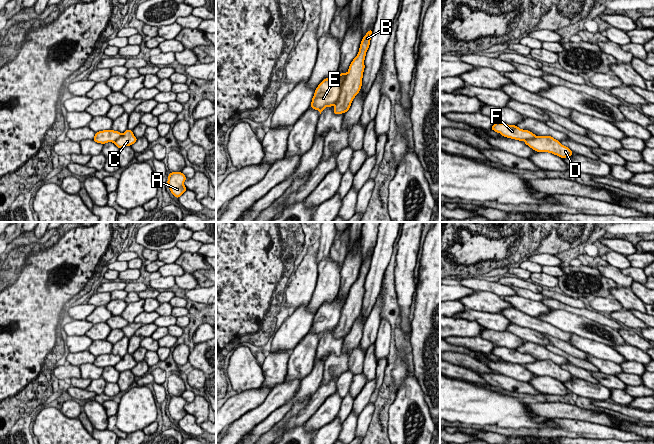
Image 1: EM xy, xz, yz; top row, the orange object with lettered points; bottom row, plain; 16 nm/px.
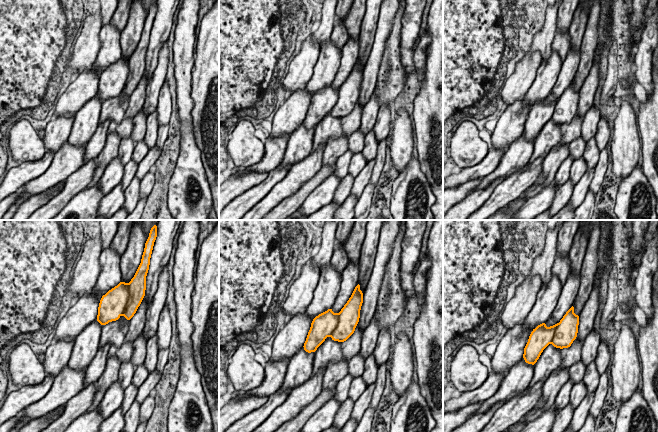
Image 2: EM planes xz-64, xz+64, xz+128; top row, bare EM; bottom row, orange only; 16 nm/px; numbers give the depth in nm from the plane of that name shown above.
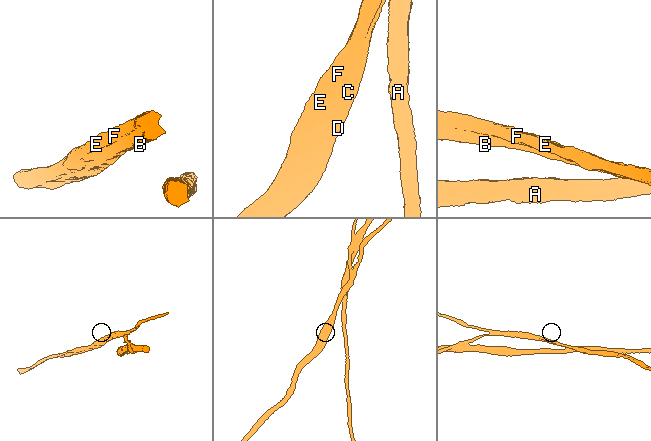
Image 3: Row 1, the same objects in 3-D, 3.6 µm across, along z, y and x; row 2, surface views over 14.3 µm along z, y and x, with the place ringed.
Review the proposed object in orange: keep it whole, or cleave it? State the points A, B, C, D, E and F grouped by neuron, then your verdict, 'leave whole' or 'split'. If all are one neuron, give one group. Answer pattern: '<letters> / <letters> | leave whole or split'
A B C D / E F | split

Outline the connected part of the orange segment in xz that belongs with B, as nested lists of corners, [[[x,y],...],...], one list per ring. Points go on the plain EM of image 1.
[[[370,253],[362,262],[359,276],[351,286],[345,304],[341,310],[339,322],[334,330],[334,338],[342,338],[349,334],[355,320],[362,310],[364,284],[370,269],[372,254]]]

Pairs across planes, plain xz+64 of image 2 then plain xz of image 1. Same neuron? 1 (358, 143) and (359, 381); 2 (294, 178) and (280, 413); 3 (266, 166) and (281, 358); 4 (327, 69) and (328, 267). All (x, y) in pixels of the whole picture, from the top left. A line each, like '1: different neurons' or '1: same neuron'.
1: different neurons
2: same neuron
3: same neuron
4: same neuron

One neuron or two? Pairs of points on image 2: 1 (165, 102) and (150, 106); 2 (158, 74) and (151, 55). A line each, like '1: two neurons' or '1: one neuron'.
1: two neurons
2: two neurons

